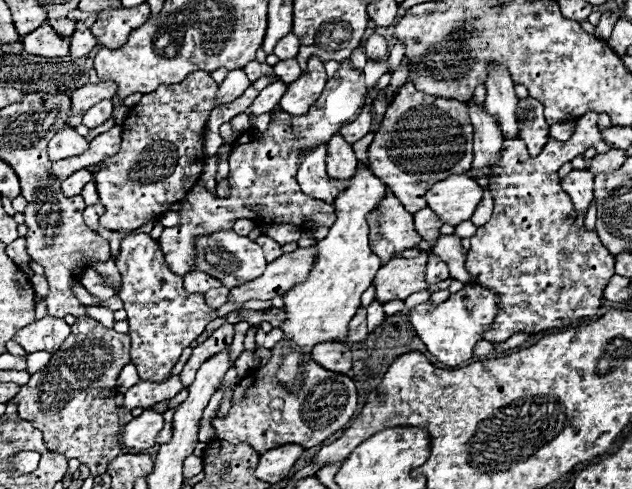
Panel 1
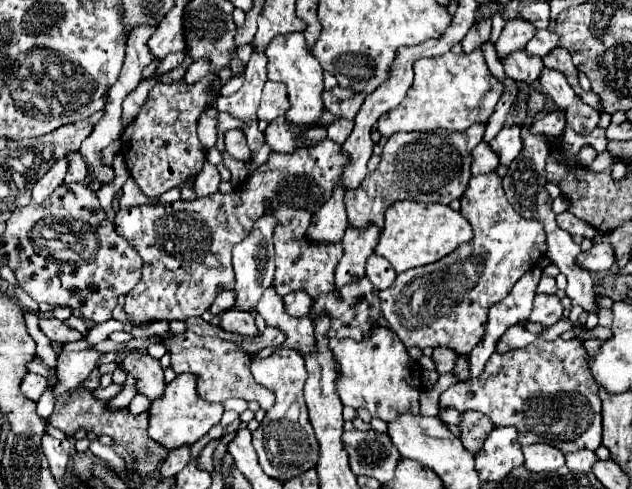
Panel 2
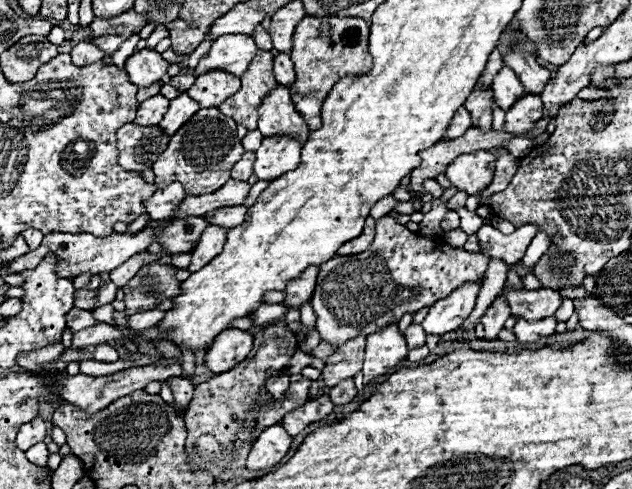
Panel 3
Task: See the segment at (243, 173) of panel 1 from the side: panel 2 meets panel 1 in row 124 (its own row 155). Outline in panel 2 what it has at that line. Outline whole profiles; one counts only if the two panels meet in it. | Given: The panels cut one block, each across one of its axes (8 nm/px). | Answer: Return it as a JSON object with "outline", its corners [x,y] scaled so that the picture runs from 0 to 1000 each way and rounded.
{"outline":[[[506,290],[497,303],[478,303],[462,315],[427,311],[424,327],[411,335],[392,364],[383,372],[370,393],[351,397],[342,393],[326,405],[310,405],[307,413],[272,413],[272,417],[237,417],[237,421],[215,421],[215,425],[190,425],[184,434],[180,458],[184,479],[199,487],[209,507],[228,532],[225,573],[206,593],[199,605],[199,642],[209,663],[225,663],[231,654],[297,654],[304,646],[320,646],[339,609],[351,593],[370,589],[370,552],[367,552],[367,507],[370,499],[383,495],[389,479],[396,479],[402,454],[421,438],[437,446],[440,462],[434,466],[434,507],[437,507],[437,564],[434,564],[434,593],[449,609],[459,597],[481,593],[494,609],[528,593],[528,548],[541,528],[544,511],[541,499],[535,503],[497,503],[484,495],[484,462],[491,462],[494,438],[522,405],[528,376],[538,372],[541,348],[551,323],[538,311],[538,294],[532,290]]]}

